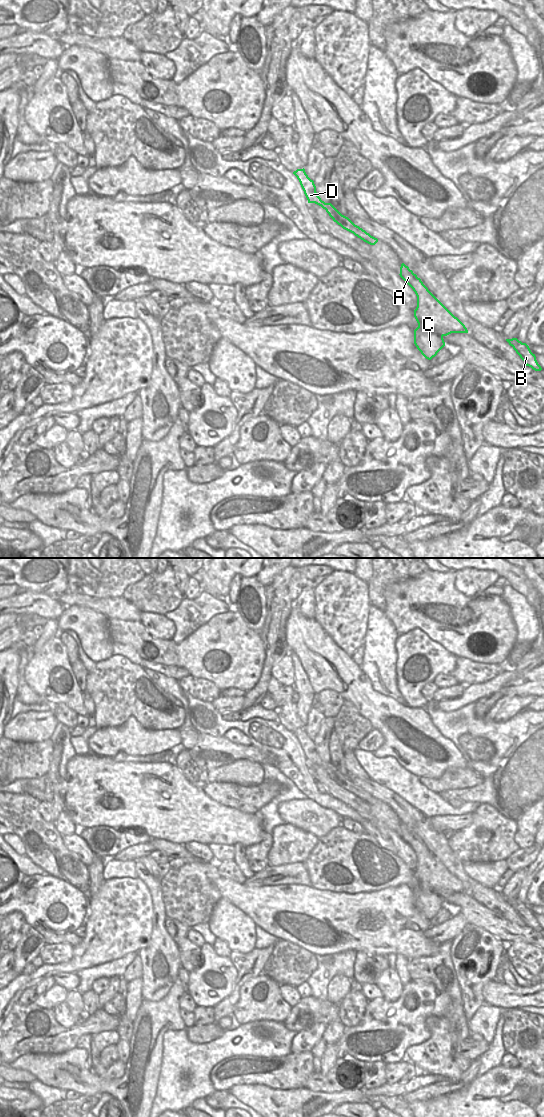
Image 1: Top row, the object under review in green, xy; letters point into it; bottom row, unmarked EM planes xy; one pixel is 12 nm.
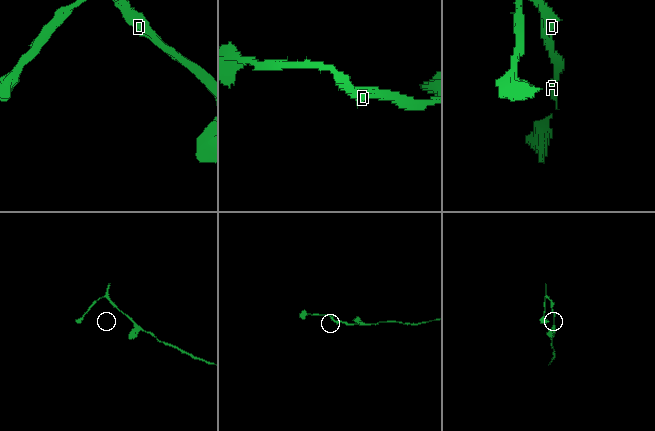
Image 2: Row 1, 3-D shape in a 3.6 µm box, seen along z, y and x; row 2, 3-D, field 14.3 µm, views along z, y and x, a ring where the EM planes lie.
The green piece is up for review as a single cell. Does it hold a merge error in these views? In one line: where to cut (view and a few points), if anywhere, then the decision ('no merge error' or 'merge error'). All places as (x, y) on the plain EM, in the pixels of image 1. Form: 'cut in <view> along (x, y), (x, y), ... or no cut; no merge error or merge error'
no cut; no merge error

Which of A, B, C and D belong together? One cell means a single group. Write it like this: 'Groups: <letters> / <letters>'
Groups: A B C D.

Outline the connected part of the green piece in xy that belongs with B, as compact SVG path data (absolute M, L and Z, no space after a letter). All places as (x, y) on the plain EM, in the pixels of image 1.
M517 898L506 899L510 906L516 911L520 918L525 922L526 926L531 927L535 931L541 931L542 928L536 920L535 914L533 914L526 903L522 903Z

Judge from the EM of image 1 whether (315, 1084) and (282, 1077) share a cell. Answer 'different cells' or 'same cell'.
different cells

